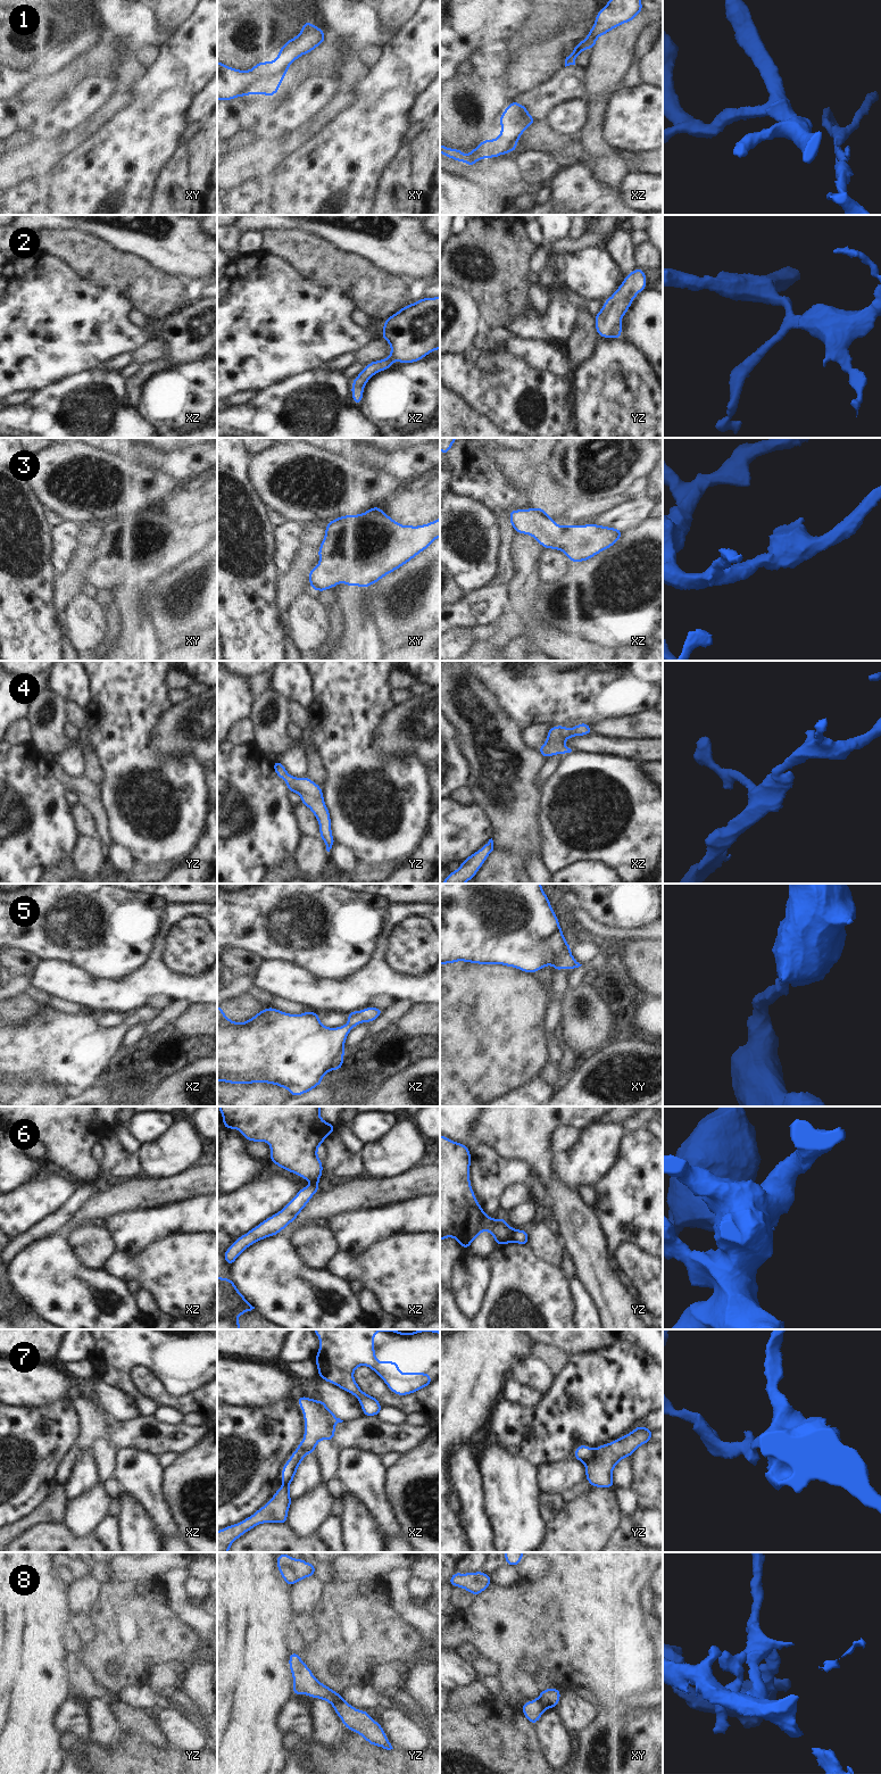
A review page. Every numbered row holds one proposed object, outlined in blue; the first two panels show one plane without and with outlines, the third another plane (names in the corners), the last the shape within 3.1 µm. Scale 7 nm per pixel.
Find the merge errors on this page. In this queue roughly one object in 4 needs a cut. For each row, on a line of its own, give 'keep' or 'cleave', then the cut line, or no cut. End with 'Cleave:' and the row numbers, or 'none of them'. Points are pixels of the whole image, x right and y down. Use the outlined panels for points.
1: keep; no cut
2: keep; no cut
3: keep; no cut
4: keep; no cut
5: keep; no cut
6: cleave; cut in yz along (516, 1230), (512, 1241)
7: cleave; cut in yz along (593, 1450), (593, 1456), (584, 1462)
8: cleave; cut in yz along (343, 1700), (332, 1705)
Cleave: 6, 7, 8

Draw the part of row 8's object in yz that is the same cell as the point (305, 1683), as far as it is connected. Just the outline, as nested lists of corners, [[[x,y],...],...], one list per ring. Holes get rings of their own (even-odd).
[[[290,1652],[289,1668],[293,1675],[293,1696],[306,1694],[309,1698],[325,1700],[332,1706],[344,1701],[342,1694],[321,1683],[318,1678],[313,1675],[311,1669],[301,1660],[299,1653]]]

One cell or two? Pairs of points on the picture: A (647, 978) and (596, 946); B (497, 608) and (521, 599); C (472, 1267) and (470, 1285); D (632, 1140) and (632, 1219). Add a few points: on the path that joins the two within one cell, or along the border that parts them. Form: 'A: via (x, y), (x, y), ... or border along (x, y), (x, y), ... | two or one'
A: border along (601, 937), (609, 947) | two
B: border along (510, 578), (506, 591), (508, 605) | two
C: via (472, 1271), (471, 1281) | one
D: via (632, 1159), (632, 1200) | one

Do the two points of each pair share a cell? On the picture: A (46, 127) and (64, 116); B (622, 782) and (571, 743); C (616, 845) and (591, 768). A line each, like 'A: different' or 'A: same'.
A: same
B: different
C: same

